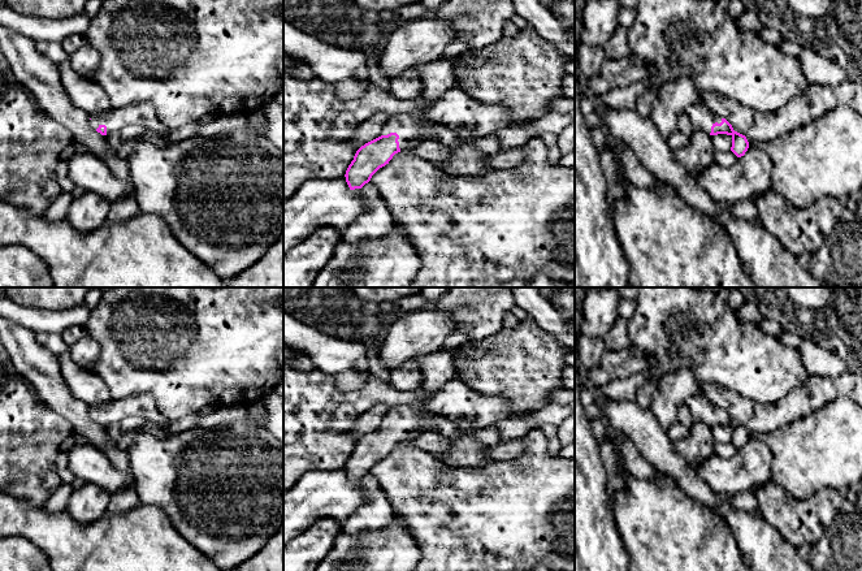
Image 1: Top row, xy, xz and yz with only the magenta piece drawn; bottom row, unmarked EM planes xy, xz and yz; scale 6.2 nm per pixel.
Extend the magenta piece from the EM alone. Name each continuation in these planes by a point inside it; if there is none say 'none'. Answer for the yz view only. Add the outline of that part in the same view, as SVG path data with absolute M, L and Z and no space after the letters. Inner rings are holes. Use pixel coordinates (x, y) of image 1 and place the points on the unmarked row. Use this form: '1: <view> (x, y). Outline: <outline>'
1: yz (701, 409). Outline: M699 392L693 394L692 397L689 397L688 401L685 402L685 405L688 406L690 414L693 416L693 421L701 421L707 425L711 424L711 418L715 414L720 415L722 410L723 410L723 408L712 405Z

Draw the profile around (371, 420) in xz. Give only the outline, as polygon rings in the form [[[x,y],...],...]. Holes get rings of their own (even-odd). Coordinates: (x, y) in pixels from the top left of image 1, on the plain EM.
[[[381,403],[361,414],[354,423],[352,438],[359,441],[365,434],[381,428],[382,419],[389,408],[389,406]]]

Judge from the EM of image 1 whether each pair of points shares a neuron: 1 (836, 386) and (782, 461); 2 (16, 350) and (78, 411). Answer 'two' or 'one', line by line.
1: two
2: one

